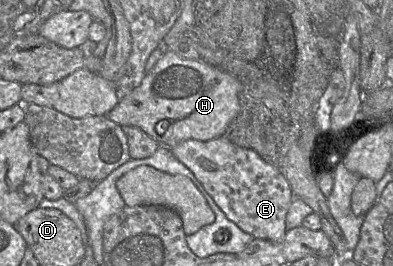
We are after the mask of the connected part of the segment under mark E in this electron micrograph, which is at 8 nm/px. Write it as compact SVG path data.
M225 137L209 141L187 140L170 149L172 154L194 174L226 217L240 229L255 239L272 242L284 240L287 231L286 215L295 195L280 168L266 162L255 151L238 147Z

